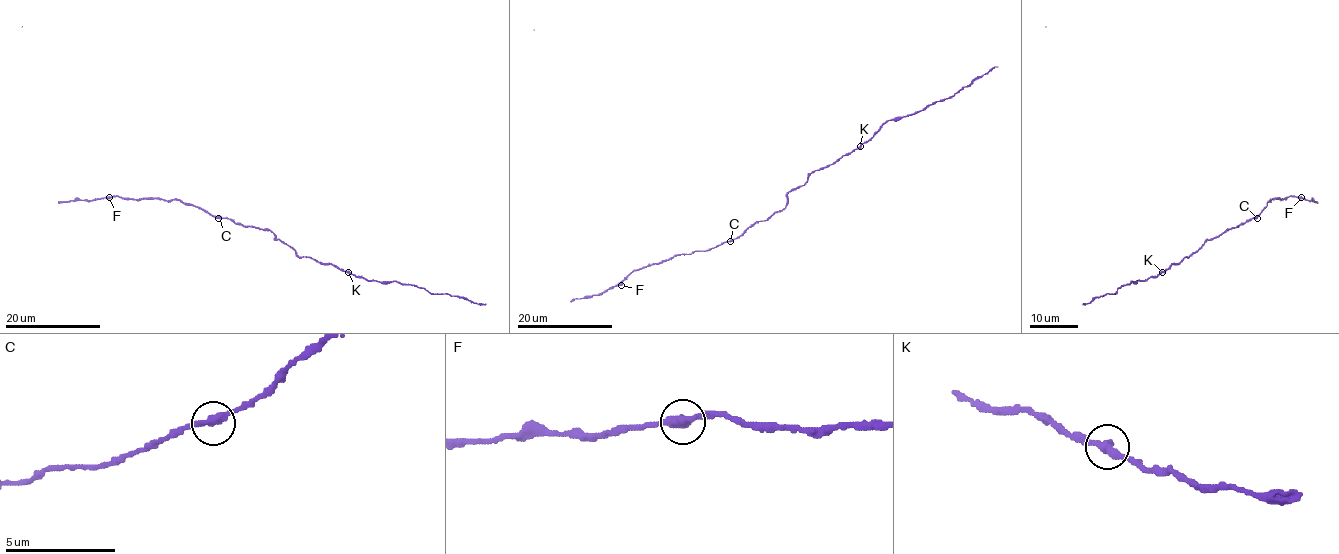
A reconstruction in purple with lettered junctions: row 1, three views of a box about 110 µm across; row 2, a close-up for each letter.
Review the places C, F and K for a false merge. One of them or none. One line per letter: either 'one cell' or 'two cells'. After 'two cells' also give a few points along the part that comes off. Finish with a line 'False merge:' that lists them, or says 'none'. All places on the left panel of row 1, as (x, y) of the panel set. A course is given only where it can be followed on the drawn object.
C: one cell
F: one cell
K: one cell
False merge: none

